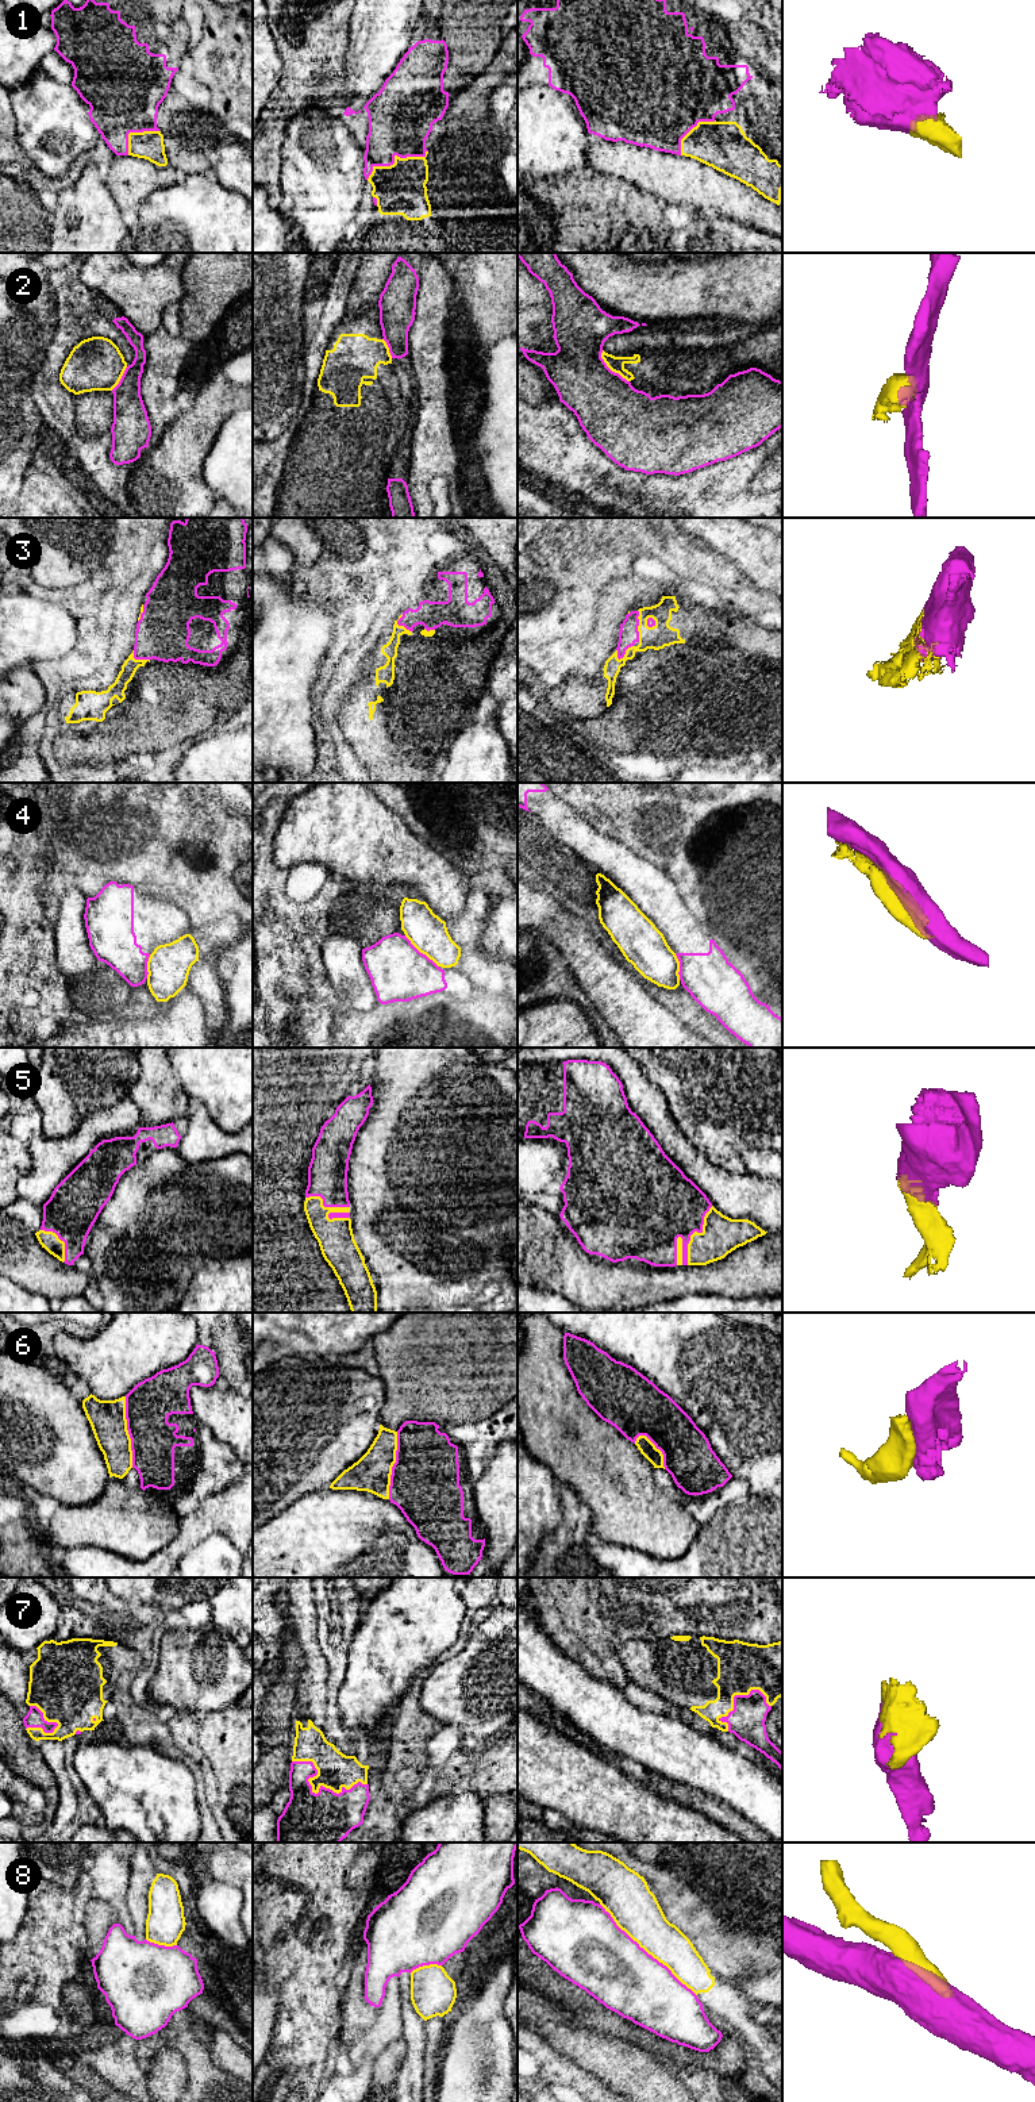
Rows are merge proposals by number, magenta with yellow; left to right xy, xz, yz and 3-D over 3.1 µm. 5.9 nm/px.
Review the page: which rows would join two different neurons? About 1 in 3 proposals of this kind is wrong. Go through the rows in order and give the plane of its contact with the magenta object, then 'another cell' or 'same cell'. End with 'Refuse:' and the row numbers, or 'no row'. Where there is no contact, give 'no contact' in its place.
1: xz | same cell
2: yz | another cell
3: yz | same cell
4: xz | another cell
5: yz | same cell
6: xy | another cell
7: xz | same cell
8: yz | another cell
Refuse: 2, 4, 6, 8

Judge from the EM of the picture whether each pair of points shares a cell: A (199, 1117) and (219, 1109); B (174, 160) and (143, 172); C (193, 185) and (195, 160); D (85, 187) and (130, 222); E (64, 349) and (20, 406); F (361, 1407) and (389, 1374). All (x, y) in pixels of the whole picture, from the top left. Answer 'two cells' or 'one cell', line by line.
A: two cells
B: two cells
C: two cells
D: two cells
E: two cells
F: two cells

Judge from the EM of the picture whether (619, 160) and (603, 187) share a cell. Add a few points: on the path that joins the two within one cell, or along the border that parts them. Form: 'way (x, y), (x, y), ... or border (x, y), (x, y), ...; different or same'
border (588, 165), (604, 175), (618, 176), (639, 188); different

